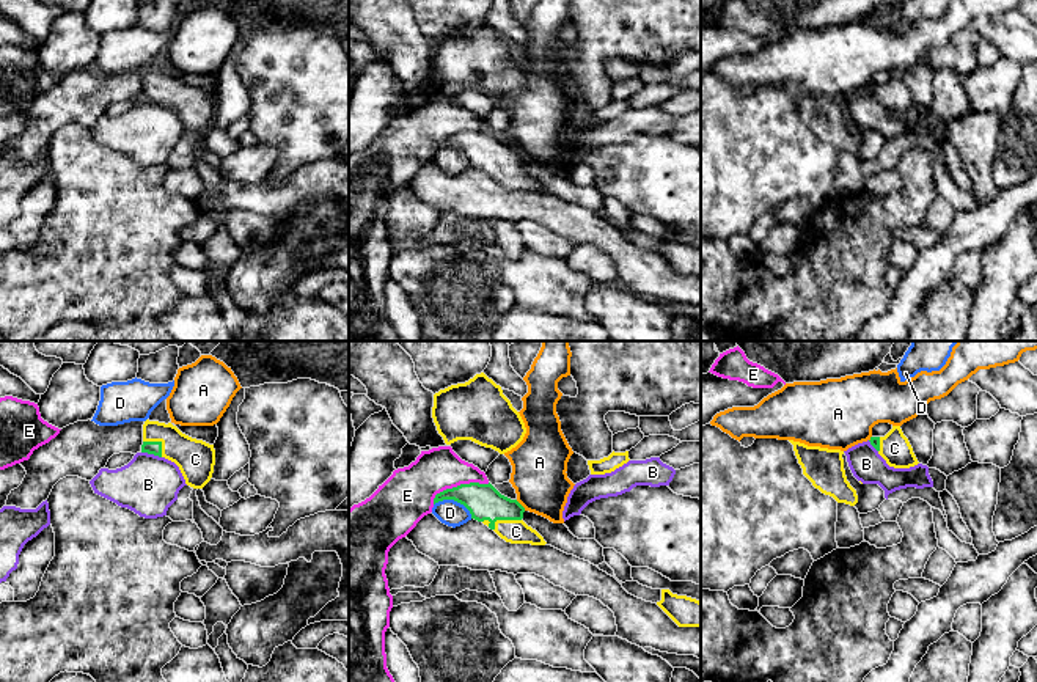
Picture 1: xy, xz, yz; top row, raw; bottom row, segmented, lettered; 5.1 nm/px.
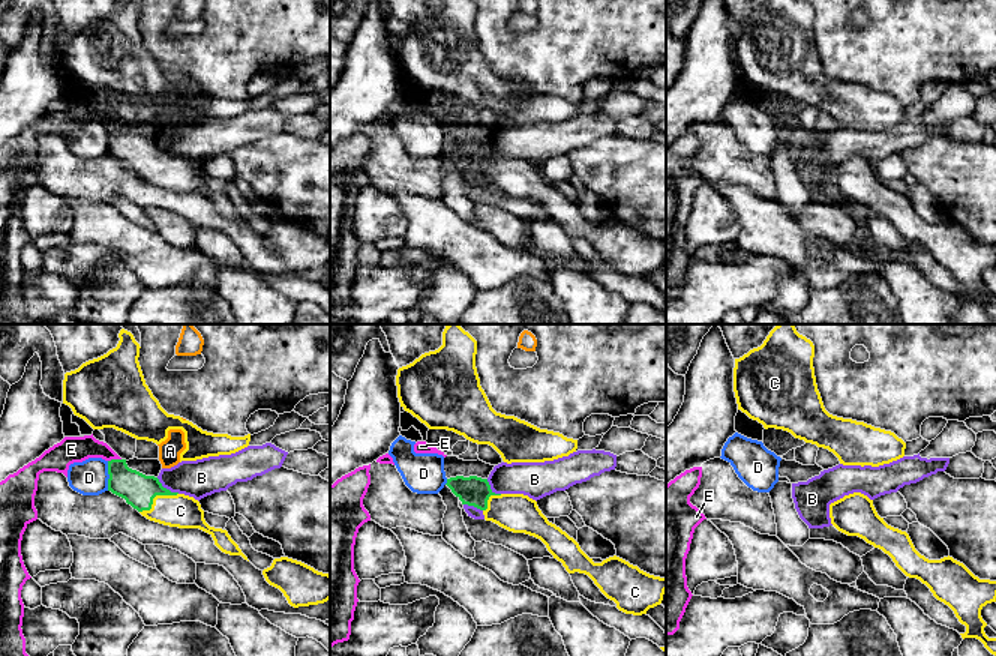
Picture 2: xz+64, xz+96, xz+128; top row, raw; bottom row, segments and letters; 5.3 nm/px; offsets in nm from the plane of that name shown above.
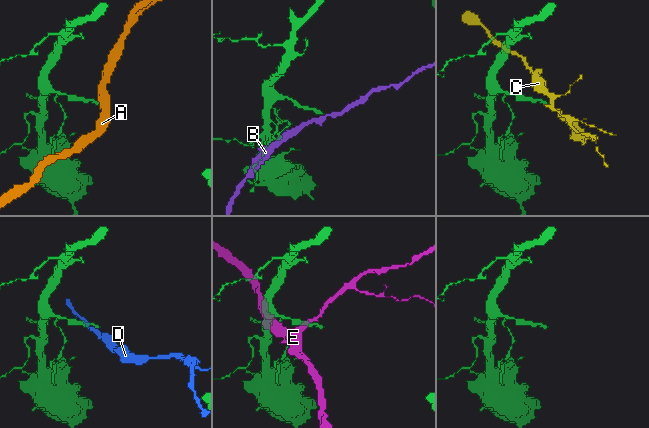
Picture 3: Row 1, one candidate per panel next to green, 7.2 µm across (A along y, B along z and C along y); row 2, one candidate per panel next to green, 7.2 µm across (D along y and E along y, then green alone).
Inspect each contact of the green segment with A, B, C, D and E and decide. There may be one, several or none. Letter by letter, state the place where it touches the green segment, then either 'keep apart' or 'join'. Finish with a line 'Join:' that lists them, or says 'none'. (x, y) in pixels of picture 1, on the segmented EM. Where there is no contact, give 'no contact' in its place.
A: contact xz (520, 505); keep apart
B: contact xy (151, 453); keep apart
C: contact xz (503, 519); join
D: contact xz (454, 500); keep apart
E: contact xz (458, 486); keep apart
Join: C

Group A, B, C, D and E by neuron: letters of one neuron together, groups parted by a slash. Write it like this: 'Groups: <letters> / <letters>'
Groups: A / B / C / D / E

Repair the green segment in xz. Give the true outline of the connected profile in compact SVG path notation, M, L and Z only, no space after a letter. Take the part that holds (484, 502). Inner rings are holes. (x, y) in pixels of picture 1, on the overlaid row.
M470 482L446 489L435 495L434 504L443 500L454 500L464 504L471 519L487 525L506 542L547 544L536 530L522 520L525 508L517 500L501 495L490 482Z

